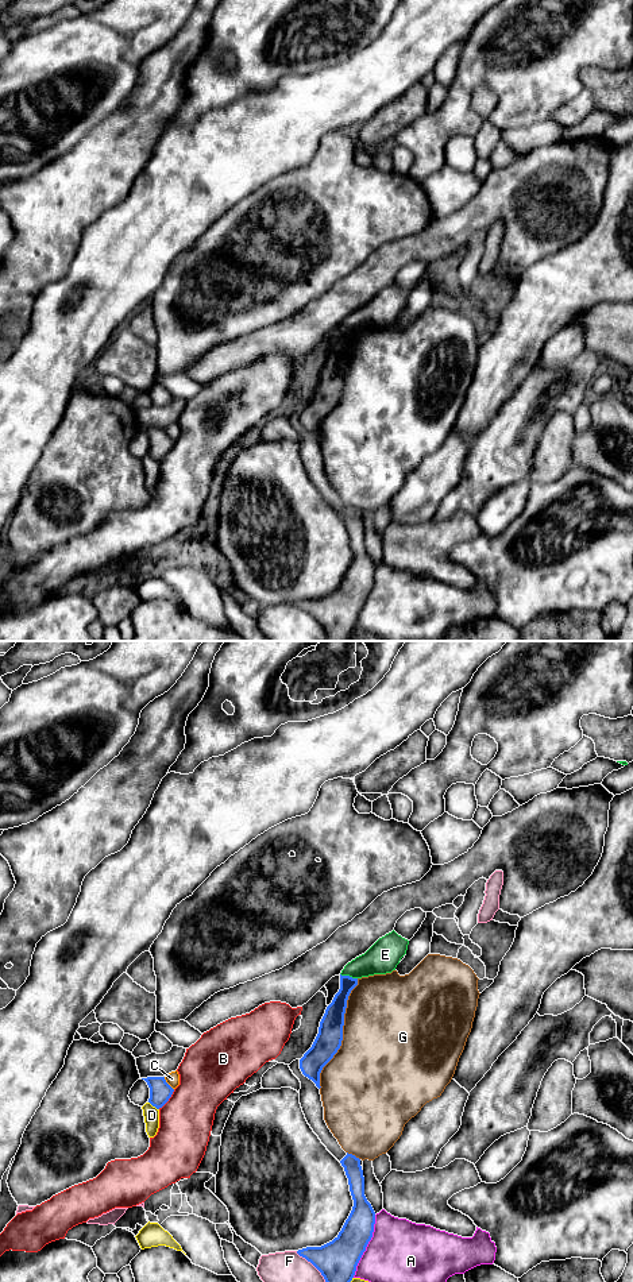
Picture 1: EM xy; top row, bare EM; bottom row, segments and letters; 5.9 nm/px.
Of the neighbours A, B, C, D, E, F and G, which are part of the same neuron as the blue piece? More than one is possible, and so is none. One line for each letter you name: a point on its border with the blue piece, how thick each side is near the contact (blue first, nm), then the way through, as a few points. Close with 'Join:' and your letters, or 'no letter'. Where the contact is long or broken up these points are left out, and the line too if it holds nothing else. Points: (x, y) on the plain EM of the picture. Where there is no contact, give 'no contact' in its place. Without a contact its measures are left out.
Join: no letter

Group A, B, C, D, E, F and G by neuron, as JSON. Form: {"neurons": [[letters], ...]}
{"neurons": [["A"], ["B"], ["C"], ["D"], ["E"], ["F"], ["G"]]}

